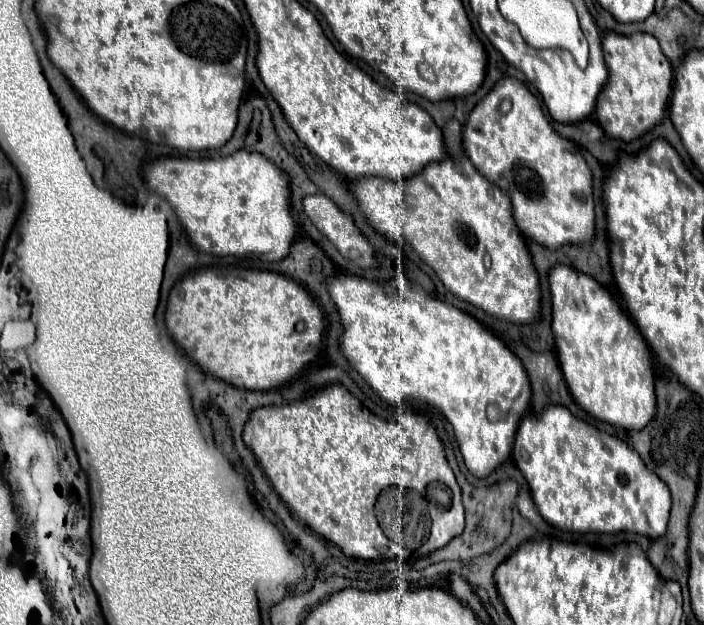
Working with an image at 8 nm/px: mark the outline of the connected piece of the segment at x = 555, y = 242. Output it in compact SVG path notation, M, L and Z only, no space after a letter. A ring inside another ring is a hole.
M505 77L493 85L493 89L483 97L483 101L479 101L473 107L463 125L463 149L475 165L475 169L511 197L515 225L525 237L531 237L549 249L557 249L563 243L581 243L593 237L595 205L591 171L583 155L577 151L575 143L553 131L551 123L545 119L541 111L539 101L529 93L529 89L523 83L519 83L513 77ZM505 99L511 103L507 111L507 121L503 121L499 111Z

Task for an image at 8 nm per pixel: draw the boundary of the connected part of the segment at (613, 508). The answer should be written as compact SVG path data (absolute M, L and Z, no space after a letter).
M547 405L539 415L529 413L521 419L515 435L513 461L525 475L541 517L559 529L577 533L633 531L651 539L657 539L667 529L671 509L667 485L653 471L643 467L639 455L623 439L601 433L593 425L573 417L563 405Z

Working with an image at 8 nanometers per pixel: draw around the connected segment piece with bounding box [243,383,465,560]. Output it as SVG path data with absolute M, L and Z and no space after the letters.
M335 383L311 397L291 401L287 405L271 405L255 409L243 429L243 441L253 451L255 459L263 467L263 473L271 481L277 495L289 505L289 509L293 509L295 515L307 527L313 527L315 533L335 543L349 557L369 560L403 555L403 549L397 547L395 541L387 539L383 531L379 531L379 523L373 515L373 505L379 491L389 485L415 489L425 497L429 505L429 499L425 495L427 487L433 481L445 483L447 501L445 505L441 503L435 507L435 521L431 517L431 535L421 547L425 555L427 551L437 551L445 547L455 535L459 535L459 531L463 531L465 515L461 505L461 489L457 485L451 467L447 465L443 445L427 415L415 415L415 412L406 410L399 414L396 421L383 421L375 417L367 407L363 407L343 385Z

